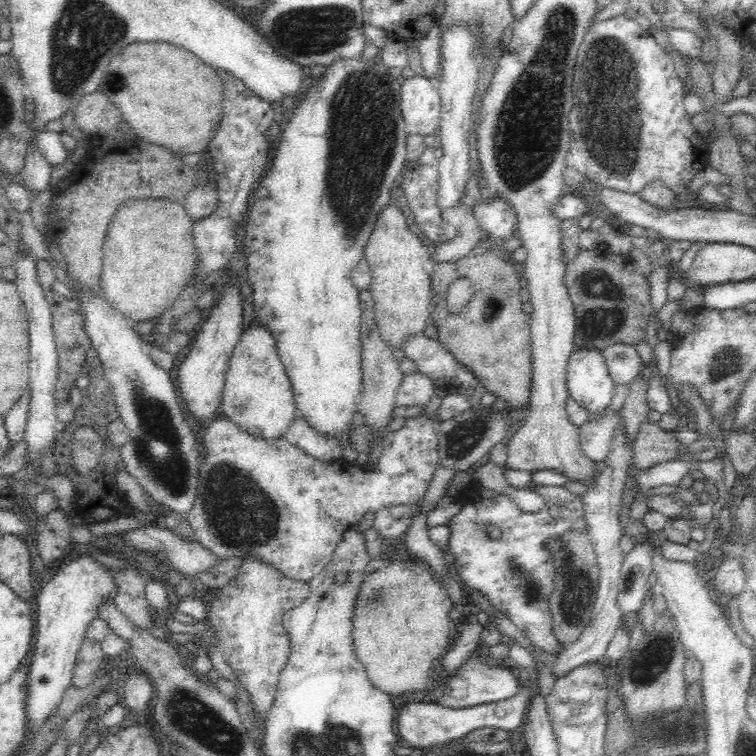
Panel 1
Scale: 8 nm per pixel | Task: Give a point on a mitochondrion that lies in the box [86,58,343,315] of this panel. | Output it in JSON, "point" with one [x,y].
{"point":[115,82]}

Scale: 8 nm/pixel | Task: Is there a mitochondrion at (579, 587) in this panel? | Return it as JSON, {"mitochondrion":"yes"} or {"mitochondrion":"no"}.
{"mitochondrion":"yes"}

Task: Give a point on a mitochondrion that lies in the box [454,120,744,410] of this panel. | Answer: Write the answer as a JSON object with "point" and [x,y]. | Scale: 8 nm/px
{"point":[605,313]}

